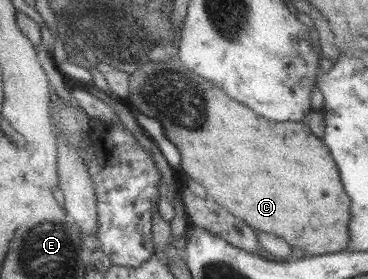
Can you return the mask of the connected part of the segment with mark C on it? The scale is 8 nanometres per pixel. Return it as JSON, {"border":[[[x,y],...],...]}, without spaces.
{"border":[[[170,58],[166,61],[150,62],[141,65],[135,72],[128,74],[129,94],[124,99],[124,103],[129,108],[135,108],[137,113],[153,118],[161,124],[162,133],[164,136],[178,149],[180,155],[180,169],[185,173],[187,178],[194,179],[198,185],[201,185],[206,192],[206,196],[215,203],[225,208],[233,217],[241,219],[249,227],[257,229],[257,231],[265,231],[281,237],[287,245],[301,249],[307,256],[323,255],[325,253],[335,253],[335,251],[347,250],[349,245],[349,230],[347,230],[347,223],[349,223],[349,197],[345,194],[341,184],[340,173],[338,172],[336,163],[329,153],[322,138],[317,137],[309,129],[309,126],[302,122],[280,122],[270,121],[264,119],[254,113],[247,106],[229,99],[223,91],[217,87],[209,84],[209,81],[198,77],[193,71],[188,71],[176,59]]]}

